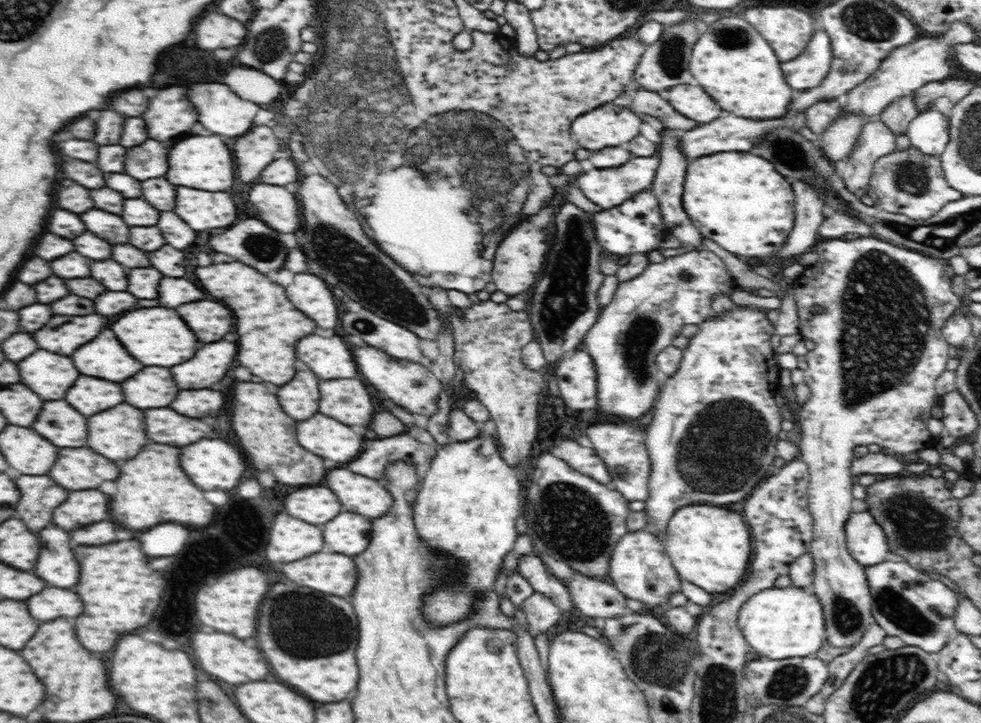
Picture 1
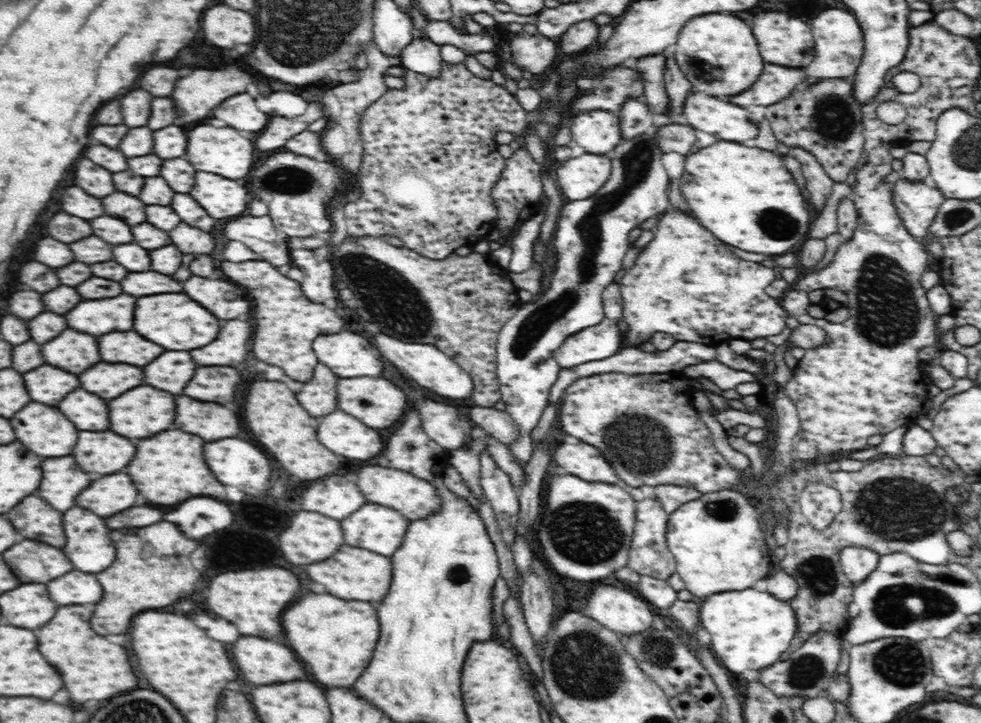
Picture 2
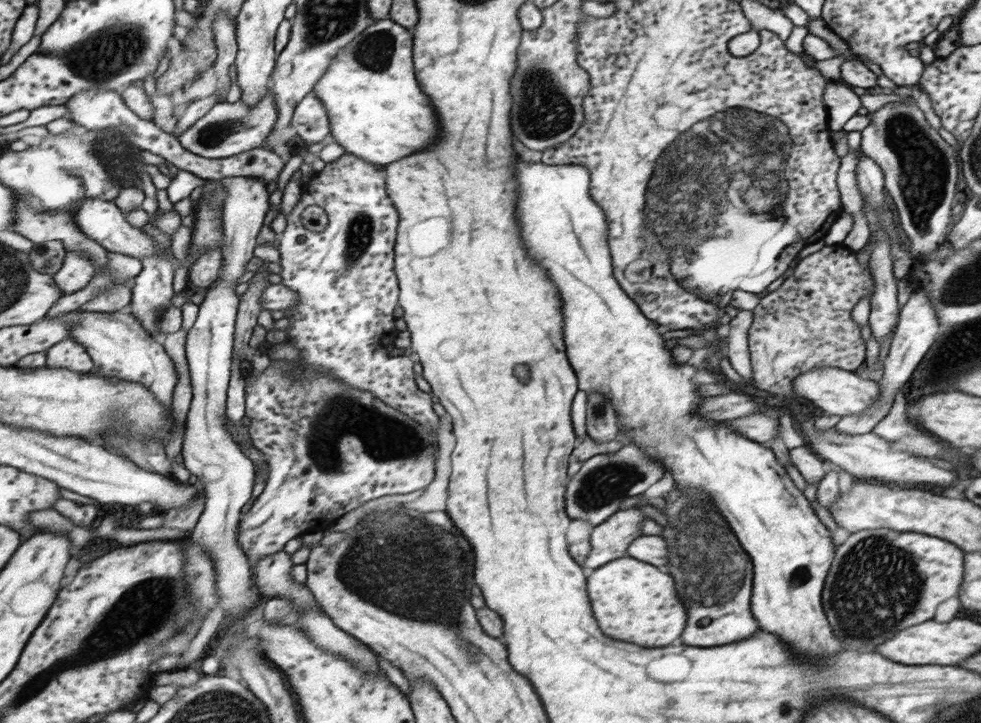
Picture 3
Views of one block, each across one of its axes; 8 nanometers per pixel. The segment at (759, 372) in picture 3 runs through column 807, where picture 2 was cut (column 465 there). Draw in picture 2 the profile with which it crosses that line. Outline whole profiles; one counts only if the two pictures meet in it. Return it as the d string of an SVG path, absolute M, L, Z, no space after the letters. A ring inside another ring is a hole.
M373 236L347 238L344 244L340 244L340 246L332 252L330 262L332 262L332 266L334 266L336 280L344 282L344 288L352 290L354 296L366 304L364 310L370 314L368 318L370 318L372 322L378 322L378 324L390 324L390 326L380 326L382 330L390 330L390 332L384 332L384 334L390 334L390 336L394 336L394 338L398 338L398 340L402 340L402 342L431 344L436 348L439 348L442 352L445 352L456 364L459 364L460 368L463 368L467 374L470 374L471 379L473 380L471 400L475 406L490 408L494 407L496 402L500 402L502 395L497 377L497 338L506 322L516 315L518 309L524 307L524 304L518 298L517 287L512 283L508 276L508 271L505 271L501 266L492 263L488 258L488 255L477 253L476 251L472 251L466 256L458 256L455 251L445 259L432 260L427 259L425 256L418 254L415 250L409 249L406 246L396 247L386 243L386 240L380 237Z

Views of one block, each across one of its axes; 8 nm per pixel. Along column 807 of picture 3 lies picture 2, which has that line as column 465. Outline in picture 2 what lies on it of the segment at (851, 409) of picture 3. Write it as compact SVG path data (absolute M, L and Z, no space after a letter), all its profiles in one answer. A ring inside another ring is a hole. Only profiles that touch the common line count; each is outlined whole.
M386 334L374 336L374 346L380 350L380 354L390 360L396 368L406 372L412 380L416 380L420 386L434 391L444 398L460 400L471 398L473 392L473 380L463 368L459 367L445 352L431 344L416 344L396 340Z

